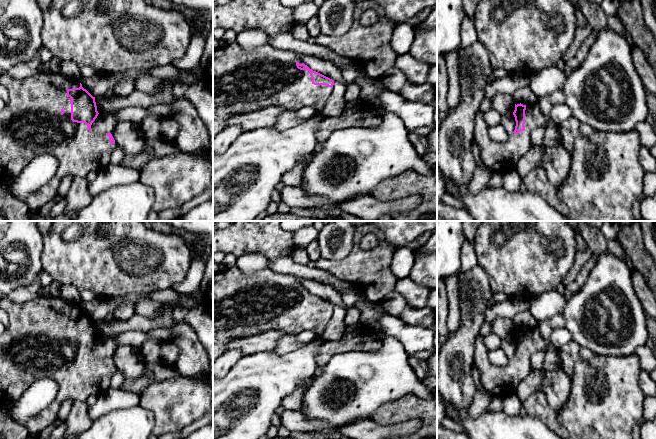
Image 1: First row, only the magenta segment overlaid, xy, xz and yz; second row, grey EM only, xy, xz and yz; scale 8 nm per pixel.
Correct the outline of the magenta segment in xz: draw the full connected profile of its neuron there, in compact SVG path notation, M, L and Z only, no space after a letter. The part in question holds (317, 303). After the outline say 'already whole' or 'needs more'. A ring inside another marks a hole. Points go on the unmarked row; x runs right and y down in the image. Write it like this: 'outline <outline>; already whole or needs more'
outline M237 266L226 268L213 275L213 361L226 351L230 339L269 330L280 330L293 335L313 329L320 335L325 331L333 309L334 304L310 293L293 275L281 274L268 268L254 274L245 274Z; needs more

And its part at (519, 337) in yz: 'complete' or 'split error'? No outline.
split error

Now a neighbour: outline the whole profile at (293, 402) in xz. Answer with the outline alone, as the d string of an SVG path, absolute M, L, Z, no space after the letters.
M312 378L303 382L297 389L290 395L286 396L282 402L281 407L288 411L301 411L303 406L303 396L306 392L307 385L310 383Z

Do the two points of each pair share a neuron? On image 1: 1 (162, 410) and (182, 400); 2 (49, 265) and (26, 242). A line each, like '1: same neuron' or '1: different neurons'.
1: same neuron
2: different neurons

